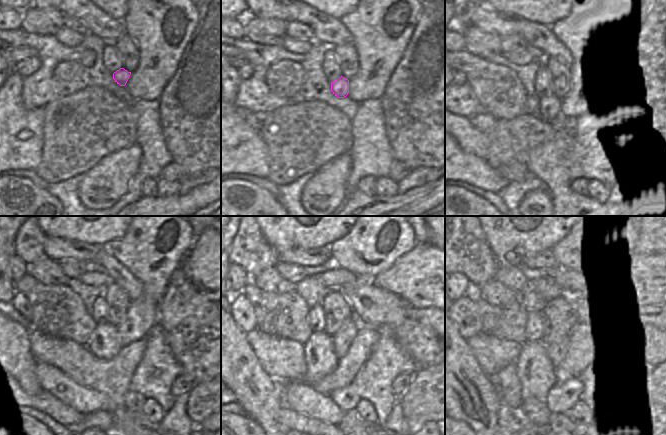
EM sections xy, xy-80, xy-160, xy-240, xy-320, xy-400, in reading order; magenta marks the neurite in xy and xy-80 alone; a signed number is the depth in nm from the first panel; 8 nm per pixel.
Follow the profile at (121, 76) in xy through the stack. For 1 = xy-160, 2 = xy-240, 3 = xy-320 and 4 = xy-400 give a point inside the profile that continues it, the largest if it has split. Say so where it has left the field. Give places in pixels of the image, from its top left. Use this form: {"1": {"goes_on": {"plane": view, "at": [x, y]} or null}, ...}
{"1": {"goes_on": {"plane": "xy-160", "at": [549, 108]}}, "2": {"goes_on": {"plane": "xy-240", "at": [104, 343]}}, "3": {"goes_on": {"plane": "xy-320", "at": [320, 359]}}, "4": {"goes_on": {"plane": "xy-400", "at": [536, 373]}}}

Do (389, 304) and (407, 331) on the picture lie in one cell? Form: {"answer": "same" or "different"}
{"answer": "different"}

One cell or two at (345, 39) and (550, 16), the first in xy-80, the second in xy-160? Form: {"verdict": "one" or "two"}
{"verdict": "two"}

